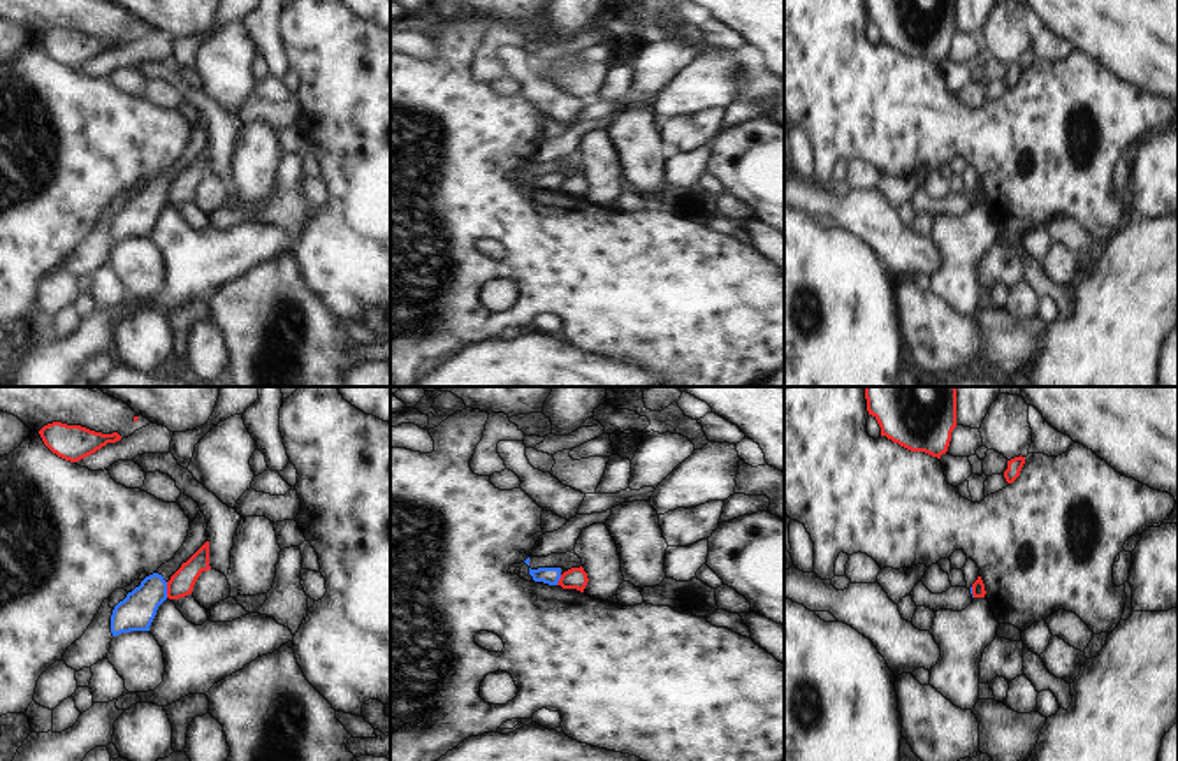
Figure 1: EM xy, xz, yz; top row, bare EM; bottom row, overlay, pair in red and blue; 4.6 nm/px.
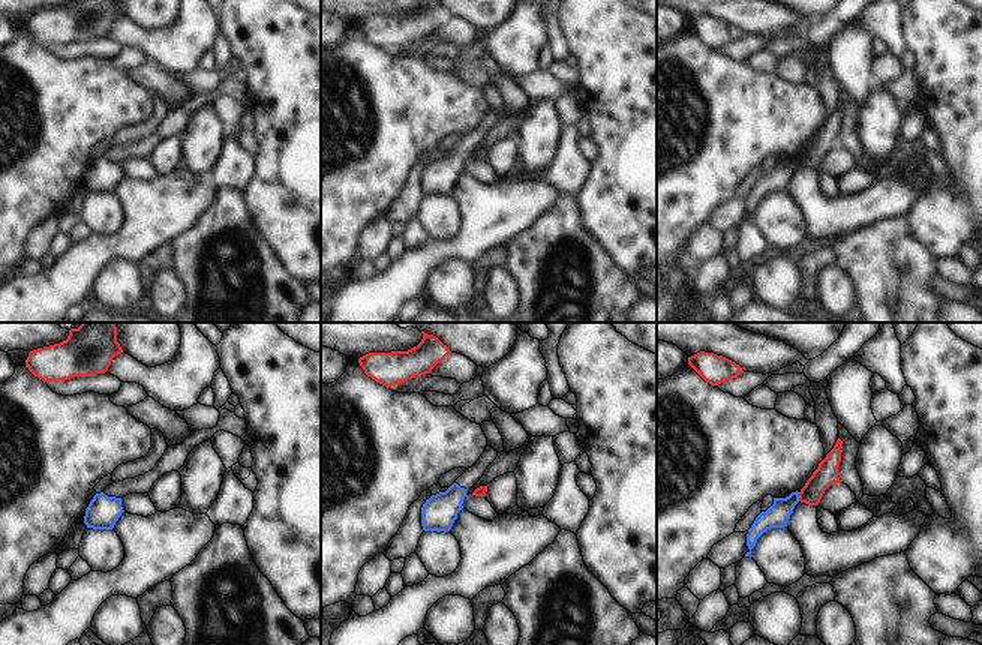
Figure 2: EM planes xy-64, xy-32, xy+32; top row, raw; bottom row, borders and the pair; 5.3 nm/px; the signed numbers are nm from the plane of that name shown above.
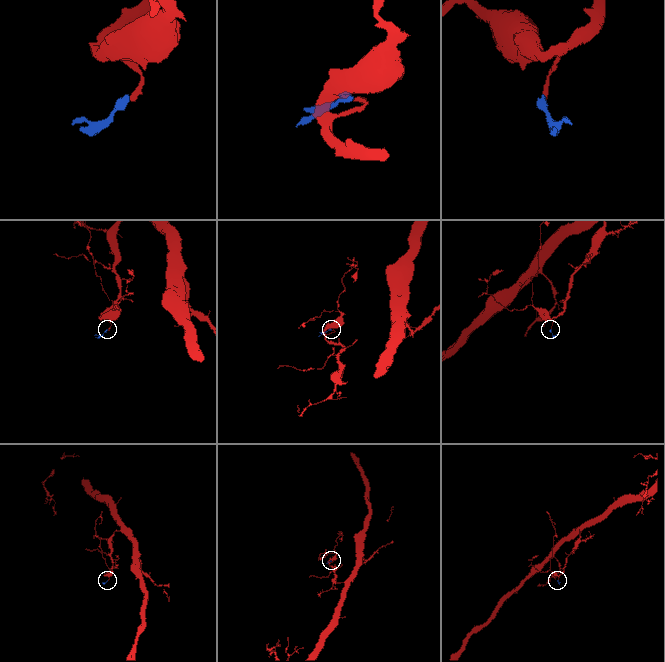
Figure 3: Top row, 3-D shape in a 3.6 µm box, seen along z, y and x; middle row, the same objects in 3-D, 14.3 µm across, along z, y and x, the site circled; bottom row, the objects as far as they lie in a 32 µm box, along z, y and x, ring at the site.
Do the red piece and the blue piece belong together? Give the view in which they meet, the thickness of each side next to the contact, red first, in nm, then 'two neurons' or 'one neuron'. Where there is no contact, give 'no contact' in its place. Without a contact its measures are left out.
xy | 110/170 nm | two neurons

